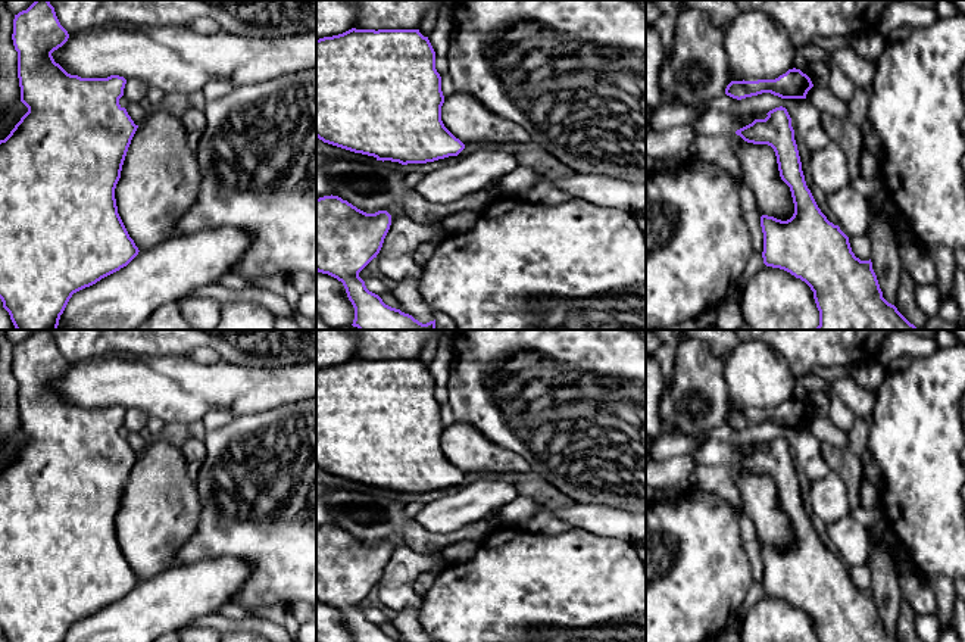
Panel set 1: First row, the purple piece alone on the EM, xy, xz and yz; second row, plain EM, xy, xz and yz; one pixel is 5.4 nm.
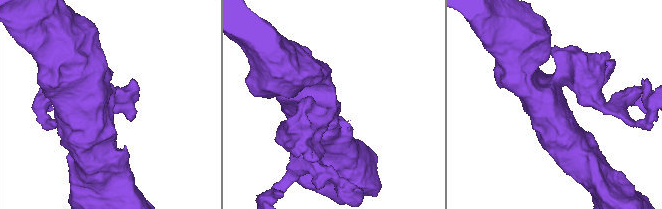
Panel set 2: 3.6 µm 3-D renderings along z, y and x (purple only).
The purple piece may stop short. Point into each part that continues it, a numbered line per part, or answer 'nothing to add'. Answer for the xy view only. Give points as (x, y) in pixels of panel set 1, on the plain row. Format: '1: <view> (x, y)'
1: xy (159, 510)

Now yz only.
1: yz (773, 526)

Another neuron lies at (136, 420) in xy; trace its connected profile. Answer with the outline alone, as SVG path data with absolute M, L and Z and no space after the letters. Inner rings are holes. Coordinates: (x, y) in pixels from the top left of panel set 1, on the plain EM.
M135 408L127 409L125 418L124 418L124 426L131 431L131 433L138 433L144 427L147 427L149 417Z

